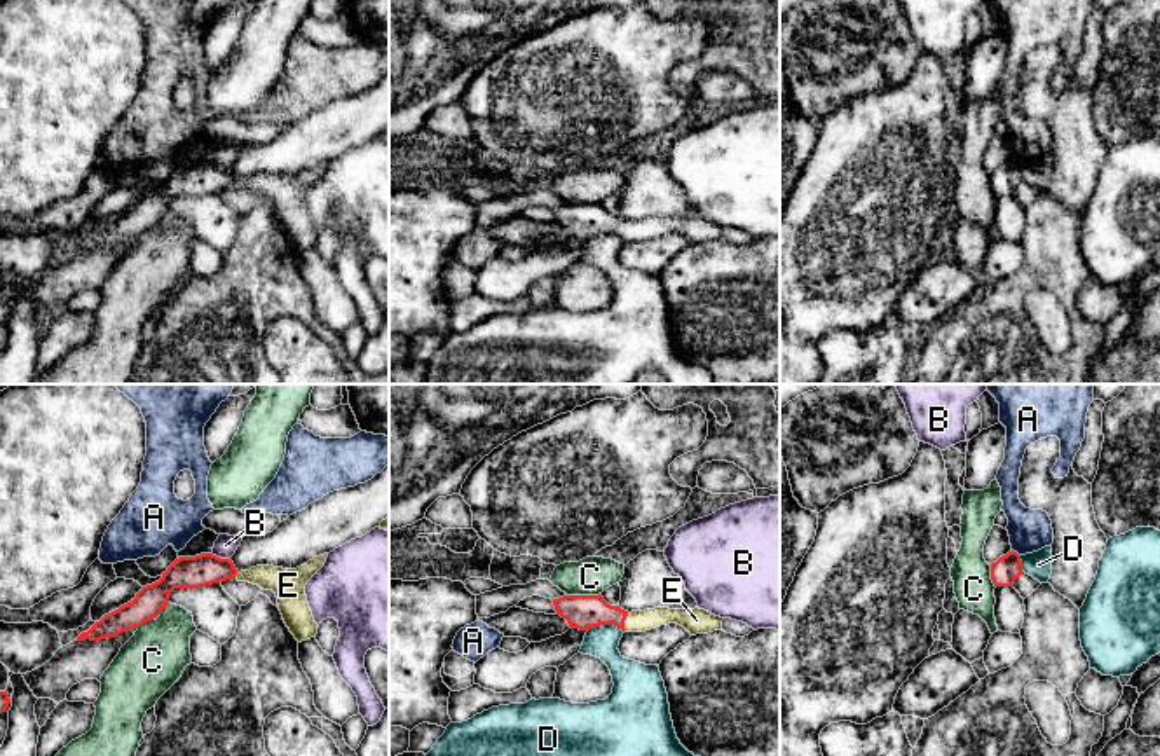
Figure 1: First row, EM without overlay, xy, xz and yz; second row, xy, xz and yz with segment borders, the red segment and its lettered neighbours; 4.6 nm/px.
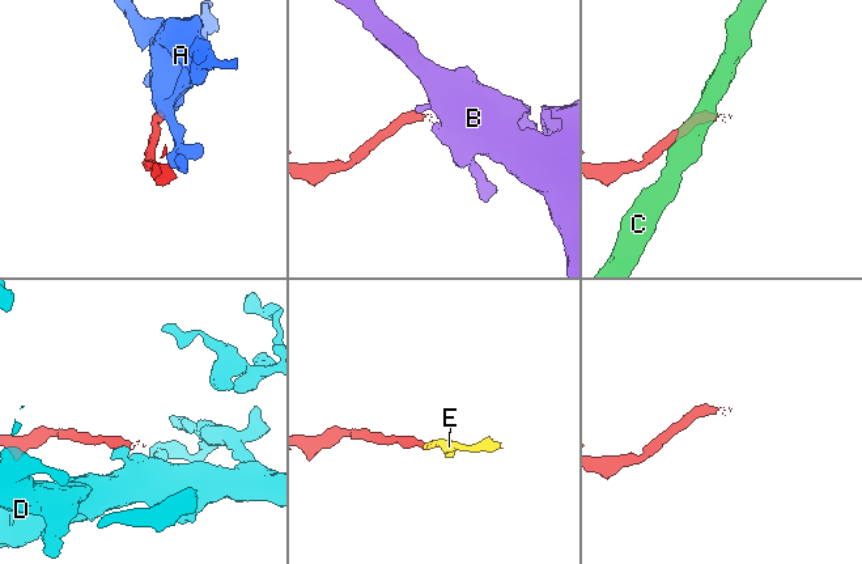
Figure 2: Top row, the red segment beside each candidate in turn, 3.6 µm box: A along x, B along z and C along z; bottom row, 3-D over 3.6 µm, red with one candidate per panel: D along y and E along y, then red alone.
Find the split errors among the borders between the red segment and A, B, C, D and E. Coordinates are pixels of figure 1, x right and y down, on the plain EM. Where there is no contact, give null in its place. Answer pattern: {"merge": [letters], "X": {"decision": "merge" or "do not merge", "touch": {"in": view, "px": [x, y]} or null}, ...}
{"merge": [], "A": {"decision": "do not merge", "touch": {"in": "yz", "px": [1016, 161]}}, "B": {"decision": "do not merge", "touch": {"in": "xy", "px": [218, 166]}}, "C": {"decision": "do not merge", "touch": {"in": "xz", "px": [583, 205]}}, "D": {"decision": "do not merge", "touch": {"in": "xz", "px": [606, 233]}}, "E": {"decision": "do not merge", "touch": {"in": "xz", "px": [623, 231]}}}

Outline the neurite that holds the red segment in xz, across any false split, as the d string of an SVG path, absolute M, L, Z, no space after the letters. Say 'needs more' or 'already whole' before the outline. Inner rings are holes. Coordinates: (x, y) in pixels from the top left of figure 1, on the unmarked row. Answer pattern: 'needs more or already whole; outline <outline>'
already whole; outline M563 204L553 208L556 223L567 229L570 237L590 239L600 234L614 234L624 241L628 220L611 215L598 204Z

